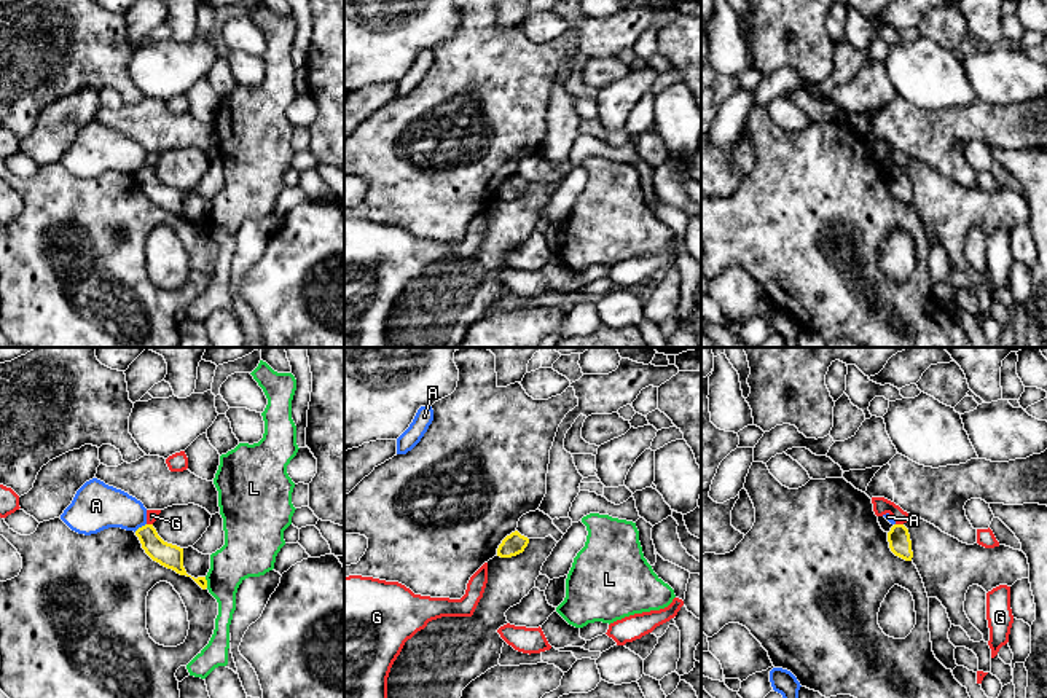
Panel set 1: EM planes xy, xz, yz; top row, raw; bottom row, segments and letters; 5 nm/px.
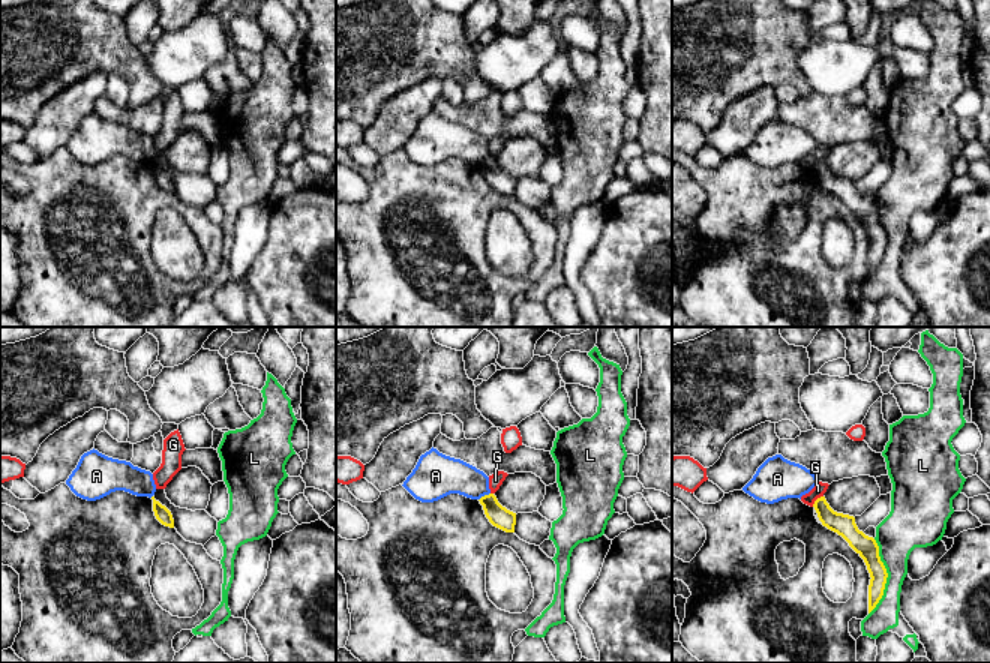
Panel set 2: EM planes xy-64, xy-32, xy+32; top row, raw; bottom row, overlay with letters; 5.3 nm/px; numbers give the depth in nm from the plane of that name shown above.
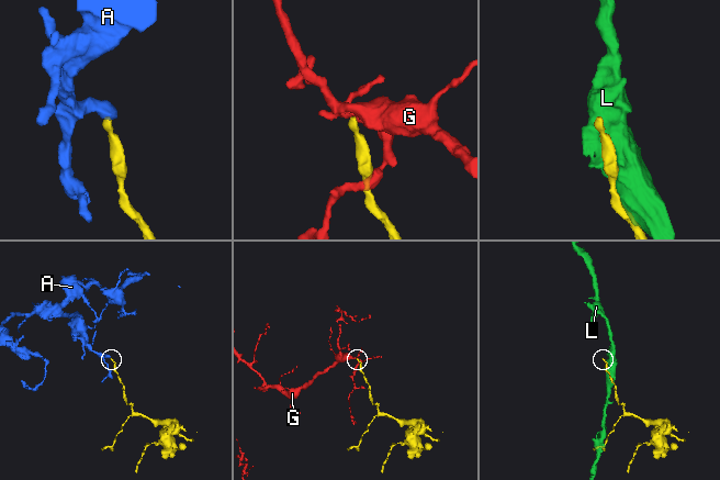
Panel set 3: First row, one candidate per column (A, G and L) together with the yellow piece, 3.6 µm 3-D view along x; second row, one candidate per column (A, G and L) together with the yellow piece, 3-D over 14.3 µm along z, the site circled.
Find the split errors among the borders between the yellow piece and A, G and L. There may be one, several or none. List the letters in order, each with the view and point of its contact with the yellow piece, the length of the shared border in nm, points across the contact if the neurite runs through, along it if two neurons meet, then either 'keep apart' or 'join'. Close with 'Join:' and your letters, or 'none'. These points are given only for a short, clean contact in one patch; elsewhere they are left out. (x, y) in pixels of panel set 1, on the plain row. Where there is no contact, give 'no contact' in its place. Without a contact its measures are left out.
A: meets yellow in xy at (139, 171); contact 80 nm long; border along xy (145, 166), (134, 174); keep apart
G: meets yellow in yz at (899, 168); contact 40 nm long; border along yz (896, 166), (902, 168); keep apart
L: meets yellow in xy at (206, 225); contact 60 nm long; keep apart
Join: none

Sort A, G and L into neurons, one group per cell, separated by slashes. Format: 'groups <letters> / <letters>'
groups A / G / L

